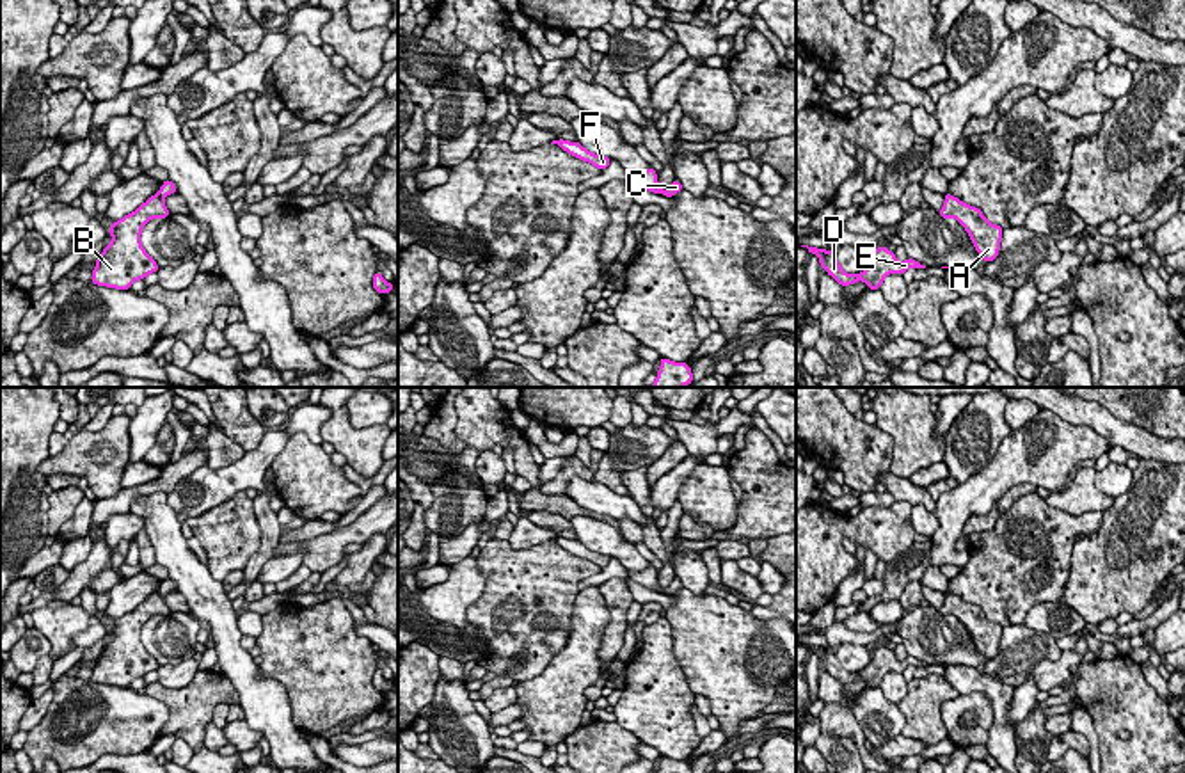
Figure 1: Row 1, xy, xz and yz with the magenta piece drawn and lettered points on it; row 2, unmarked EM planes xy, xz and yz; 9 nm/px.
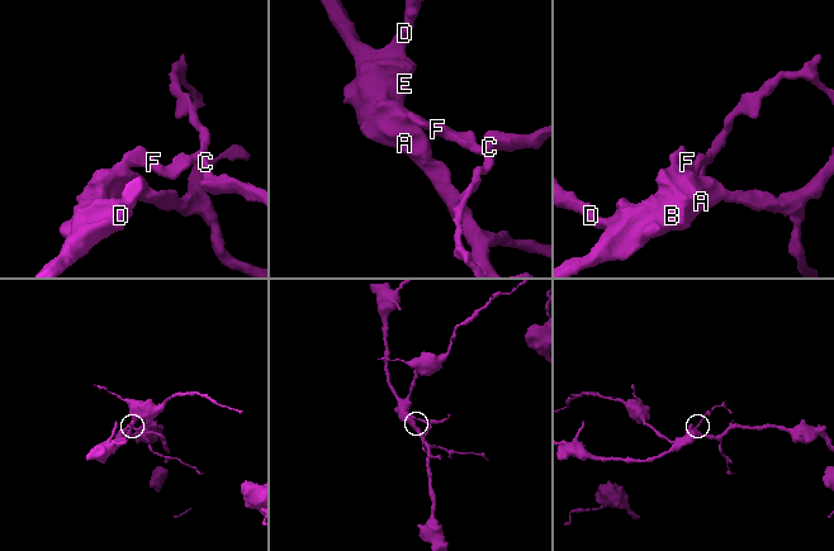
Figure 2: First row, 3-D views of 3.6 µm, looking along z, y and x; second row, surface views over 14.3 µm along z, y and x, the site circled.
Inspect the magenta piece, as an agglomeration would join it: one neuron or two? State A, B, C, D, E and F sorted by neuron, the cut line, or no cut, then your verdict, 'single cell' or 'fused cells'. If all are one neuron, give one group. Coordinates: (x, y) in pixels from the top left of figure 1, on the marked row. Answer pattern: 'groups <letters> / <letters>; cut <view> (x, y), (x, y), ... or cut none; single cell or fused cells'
groups A B D E / C F; cut xy (157, 194), (160, 198); fused cells

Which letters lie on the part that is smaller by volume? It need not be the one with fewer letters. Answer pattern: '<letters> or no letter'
C, F

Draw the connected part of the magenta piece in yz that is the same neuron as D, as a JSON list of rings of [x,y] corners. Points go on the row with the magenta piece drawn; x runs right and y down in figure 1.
[[[807,247],[808,252],[819,258],[821,268],[828,272],[837,283],[844,286],[855,284],[858,279],[863,281],[871,290],[879,290],[883,279],[888,274],[899,274],[903,275],[910,267],[913,268],[926,268],[922,263],[915,261],[913,258],[908,258],[906,261],[899,263],[895,258],[895,252],[890,252],[887,247],[878,247],[871,256],[871,265],[858,275],[846,274],[837,261],[835,254],[831,251],[817,249],[817,247]]]

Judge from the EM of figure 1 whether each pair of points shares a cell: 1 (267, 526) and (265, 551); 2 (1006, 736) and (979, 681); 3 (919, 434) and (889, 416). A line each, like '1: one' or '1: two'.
1: one
2: one
3: one

